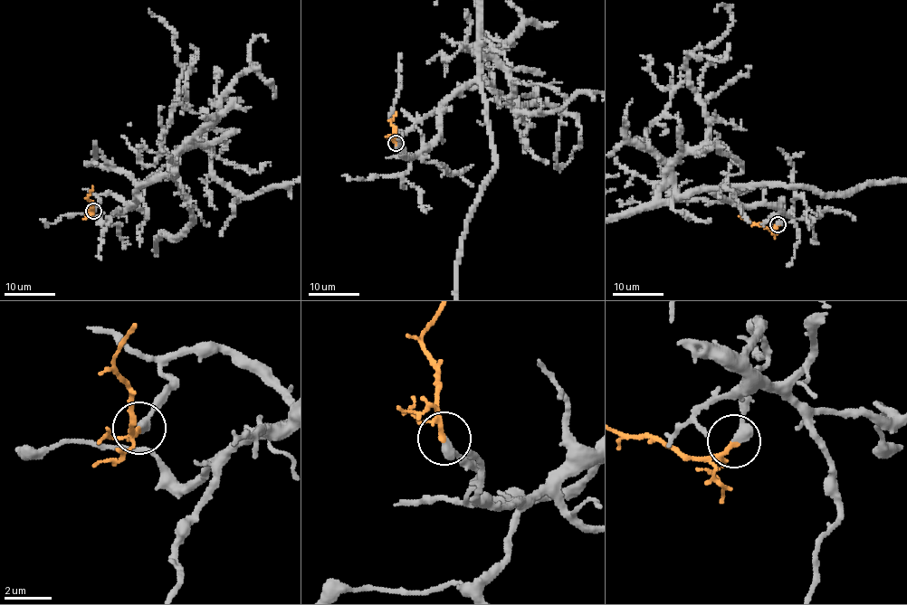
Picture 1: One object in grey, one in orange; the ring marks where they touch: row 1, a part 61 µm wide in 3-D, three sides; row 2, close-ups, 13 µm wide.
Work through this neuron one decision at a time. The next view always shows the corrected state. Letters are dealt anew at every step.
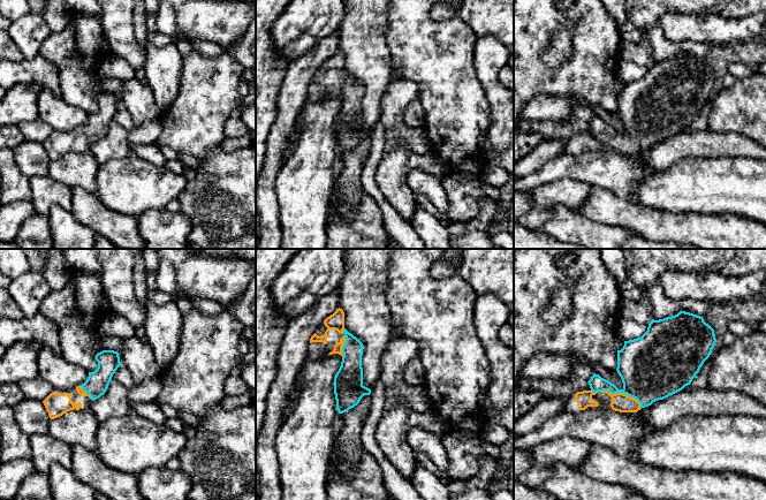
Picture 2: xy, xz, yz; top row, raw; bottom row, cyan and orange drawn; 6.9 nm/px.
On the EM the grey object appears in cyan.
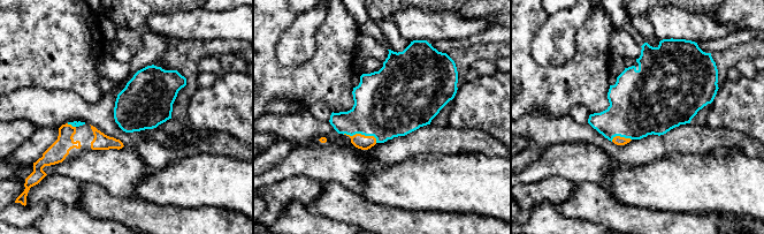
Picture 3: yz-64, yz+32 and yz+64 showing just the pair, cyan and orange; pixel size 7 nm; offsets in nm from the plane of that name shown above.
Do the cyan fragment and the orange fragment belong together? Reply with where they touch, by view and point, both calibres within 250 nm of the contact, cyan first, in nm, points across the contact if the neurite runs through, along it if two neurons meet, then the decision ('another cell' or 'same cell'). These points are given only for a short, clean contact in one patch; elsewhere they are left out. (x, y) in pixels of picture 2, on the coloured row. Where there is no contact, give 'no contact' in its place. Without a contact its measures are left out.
meets cyan in yz at (622, 392); 420 nm thick on the cyan side, 130 nm on the other; runs through yz (650, 369), (622, 392), (621, 402); same cell

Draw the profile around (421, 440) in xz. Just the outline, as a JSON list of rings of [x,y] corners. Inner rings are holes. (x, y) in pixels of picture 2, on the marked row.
[[[414,426],[407,434],[407,442],[415,452],[423,453],[431,459],[440,470],[441,482],[445,484],[453,482],[448,472],[449,457],[440,438],[420,426]]]

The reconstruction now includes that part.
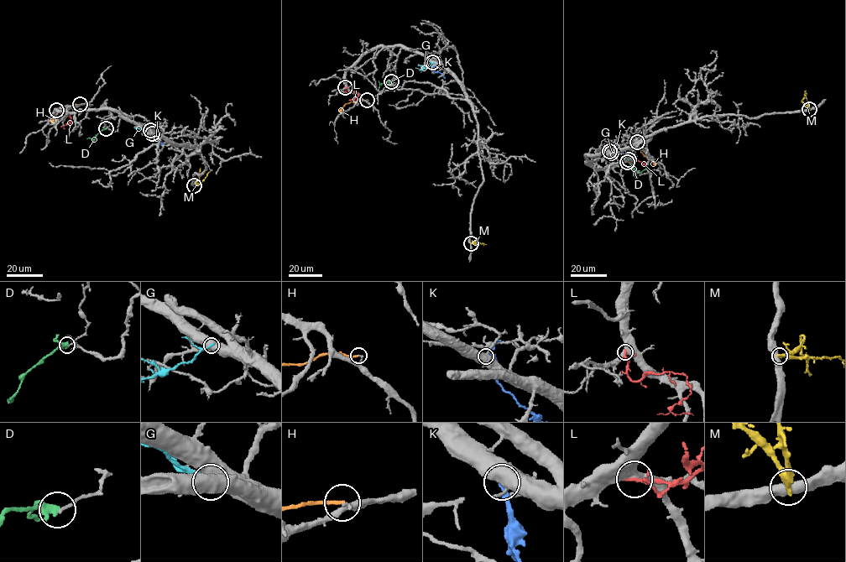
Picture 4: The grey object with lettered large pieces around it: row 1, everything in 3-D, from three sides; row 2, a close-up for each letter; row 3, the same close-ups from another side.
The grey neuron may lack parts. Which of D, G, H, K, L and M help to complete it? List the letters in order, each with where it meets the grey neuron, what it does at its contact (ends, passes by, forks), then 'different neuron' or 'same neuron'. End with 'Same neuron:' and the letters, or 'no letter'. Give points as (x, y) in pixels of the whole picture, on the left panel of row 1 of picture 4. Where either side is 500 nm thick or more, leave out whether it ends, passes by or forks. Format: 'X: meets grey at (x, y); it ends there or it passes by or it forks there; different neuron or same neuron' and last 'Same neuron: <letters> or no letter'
D: meets grey at (106, 128); it passes by; different neuron
G: meets grey at (152, 133); different neuron
H: meets grey at (80, 104); it ends there; different neuron
K: meets grey at (150, 130); it ends there; different neuron
L: meets grey at (56, 110); it passes by; different neuron
M: meets grey at (194, 185); different neuron
Same neuron: no letter

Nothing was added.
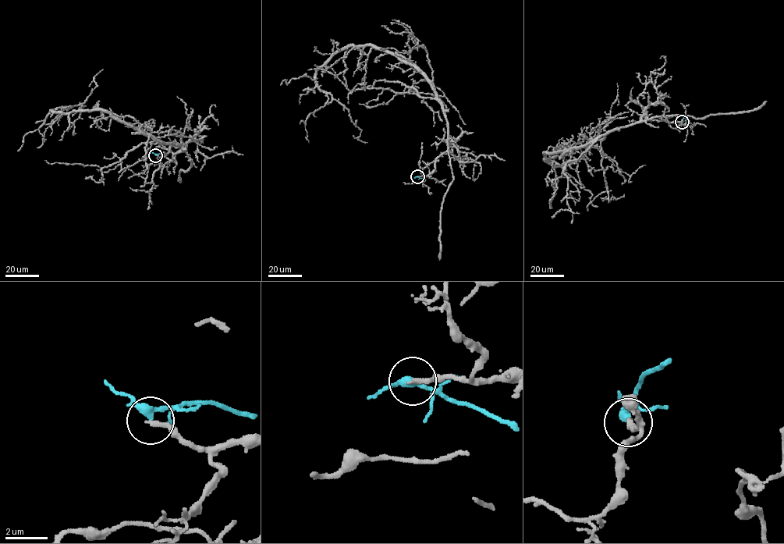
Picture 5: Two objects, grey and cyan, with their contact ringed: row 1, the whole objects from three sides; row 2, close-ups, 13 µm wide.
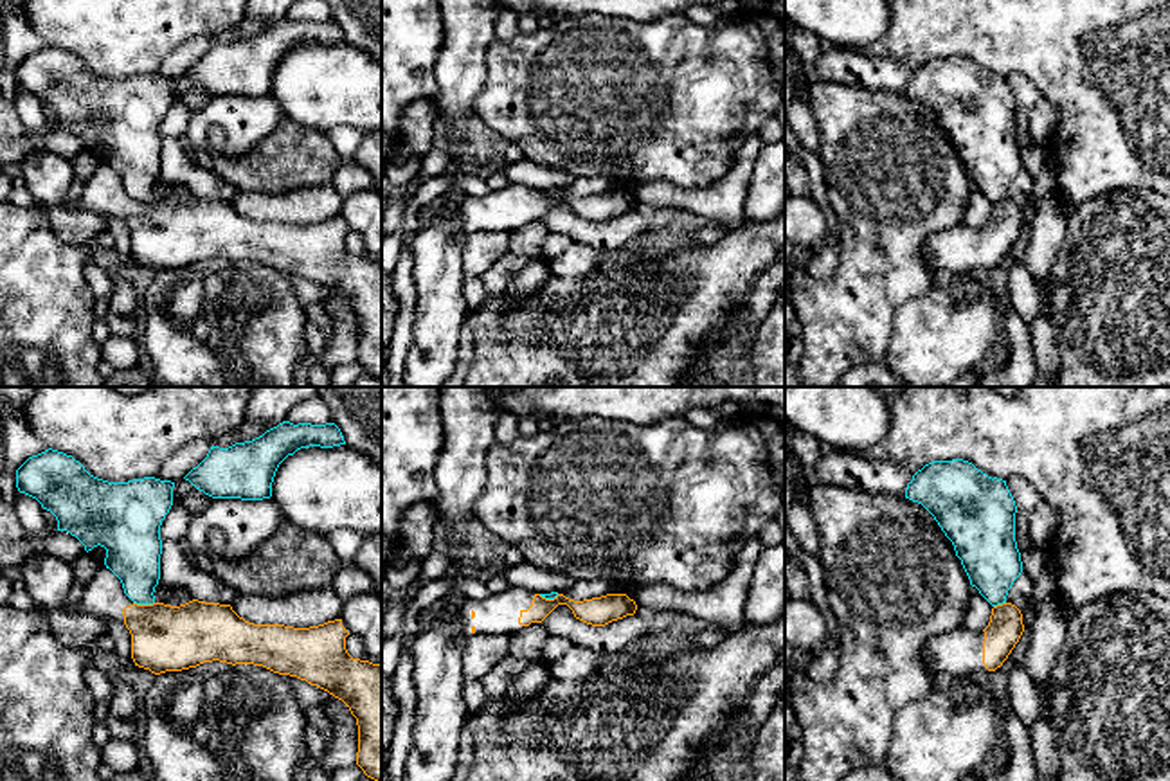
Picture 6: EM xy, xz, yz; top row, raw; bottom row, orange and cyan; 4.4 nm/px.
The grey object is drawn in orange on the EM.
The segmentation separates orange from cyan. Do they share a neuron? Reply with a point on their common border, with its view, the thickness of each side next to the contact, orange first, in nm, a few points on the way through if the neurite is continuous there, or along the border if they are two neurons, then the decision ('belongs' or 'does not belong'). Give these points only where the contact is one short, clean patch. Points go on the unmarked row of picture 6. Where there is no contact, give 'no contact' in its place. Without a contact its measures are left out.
contact xy (144, 202); calibres 300 and 240 nm; border xy (134, 198), (153, 200); does not belong

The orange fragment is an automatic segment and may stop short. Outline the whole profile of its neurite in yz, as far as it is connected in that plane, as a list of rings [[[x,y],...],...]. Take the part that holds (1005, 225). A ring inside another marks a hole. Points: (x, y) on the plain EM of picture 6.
[[[1012,200],[992,205],[983,229],[965,223],[940,230],[923,247],[923,256],[940,272],[961,274],[977,268],[995,268],[1008,256],[1024,229],[1022,211]]]

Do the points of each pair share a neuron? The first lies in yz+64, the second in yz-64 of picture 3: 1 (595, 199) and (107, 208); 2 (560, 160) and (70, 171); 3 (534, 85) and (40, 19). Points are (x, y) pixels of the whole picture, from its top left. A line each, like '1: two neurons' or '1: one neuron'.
1: one neuron
2: one neuron
3: one neuron

